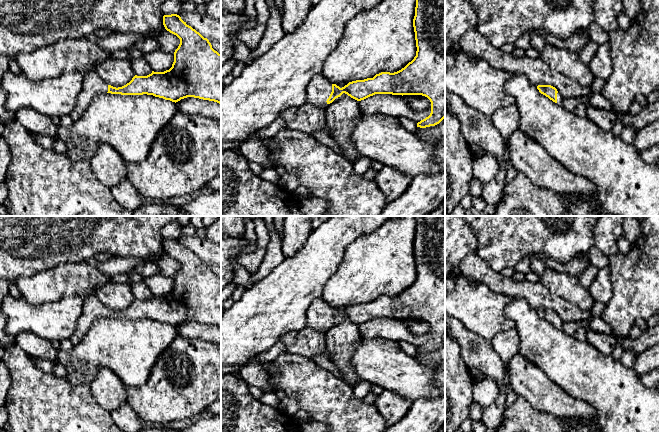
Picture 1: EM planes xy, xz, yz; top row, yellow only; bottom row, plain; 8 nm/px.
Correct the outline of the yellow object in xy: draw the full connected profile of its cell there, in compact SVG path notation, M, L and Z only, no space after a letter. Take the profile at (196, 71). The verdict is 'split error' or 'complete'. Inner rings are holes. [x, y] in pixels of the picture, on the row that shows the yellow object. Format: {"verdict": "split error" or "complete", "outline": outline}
{"verdict": "split error", "outline": "M164 15L163 25L180 39L172 67L164 72L152 71L147 76L135 75L129 83L118 88L108 85L91 71L85 75L77 104L70 114L73 122L83 116L92 100L101 93L147 94L175 103L194 97L221 104L221 54L179 15Z"}

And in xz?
{"verdict": "split error", "outline": "M416 0L413 27L416 56L404 68L352 81L342 88L315 75L306 87L307 103L326 109L343 93L357 101L375 94L422 95L430 100L431 113L417 127L439 124L445 118L445 0Z"}

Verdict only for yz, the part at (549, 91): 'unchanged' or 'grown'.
grown

